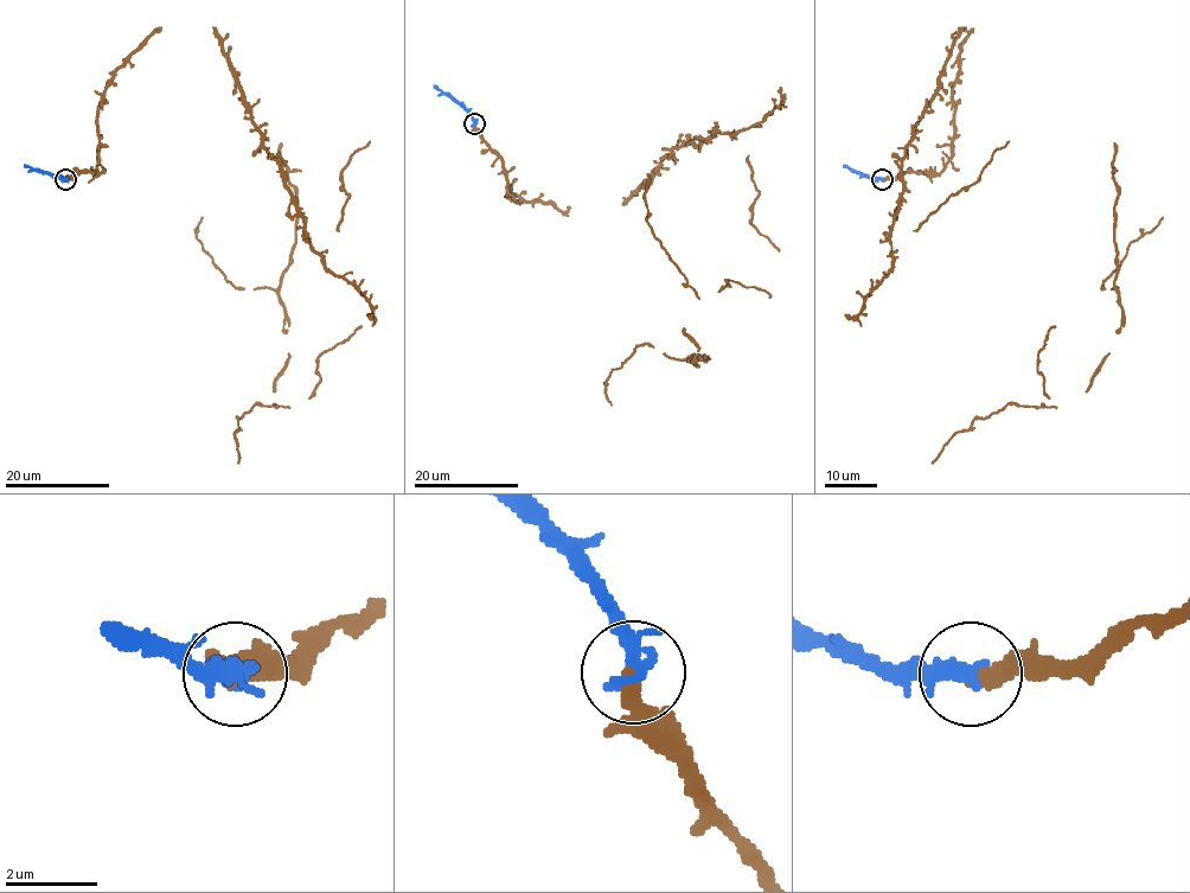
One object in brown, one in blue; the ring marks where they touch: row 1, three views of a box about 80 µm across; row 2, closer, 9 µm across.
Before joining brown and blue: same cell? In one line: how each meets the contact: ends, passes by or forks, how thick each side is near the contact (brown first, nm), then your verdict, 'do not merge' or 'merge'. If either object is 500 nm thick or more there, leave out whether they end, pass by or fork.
brown ends | blue passes by | 400/320 nm | merge

